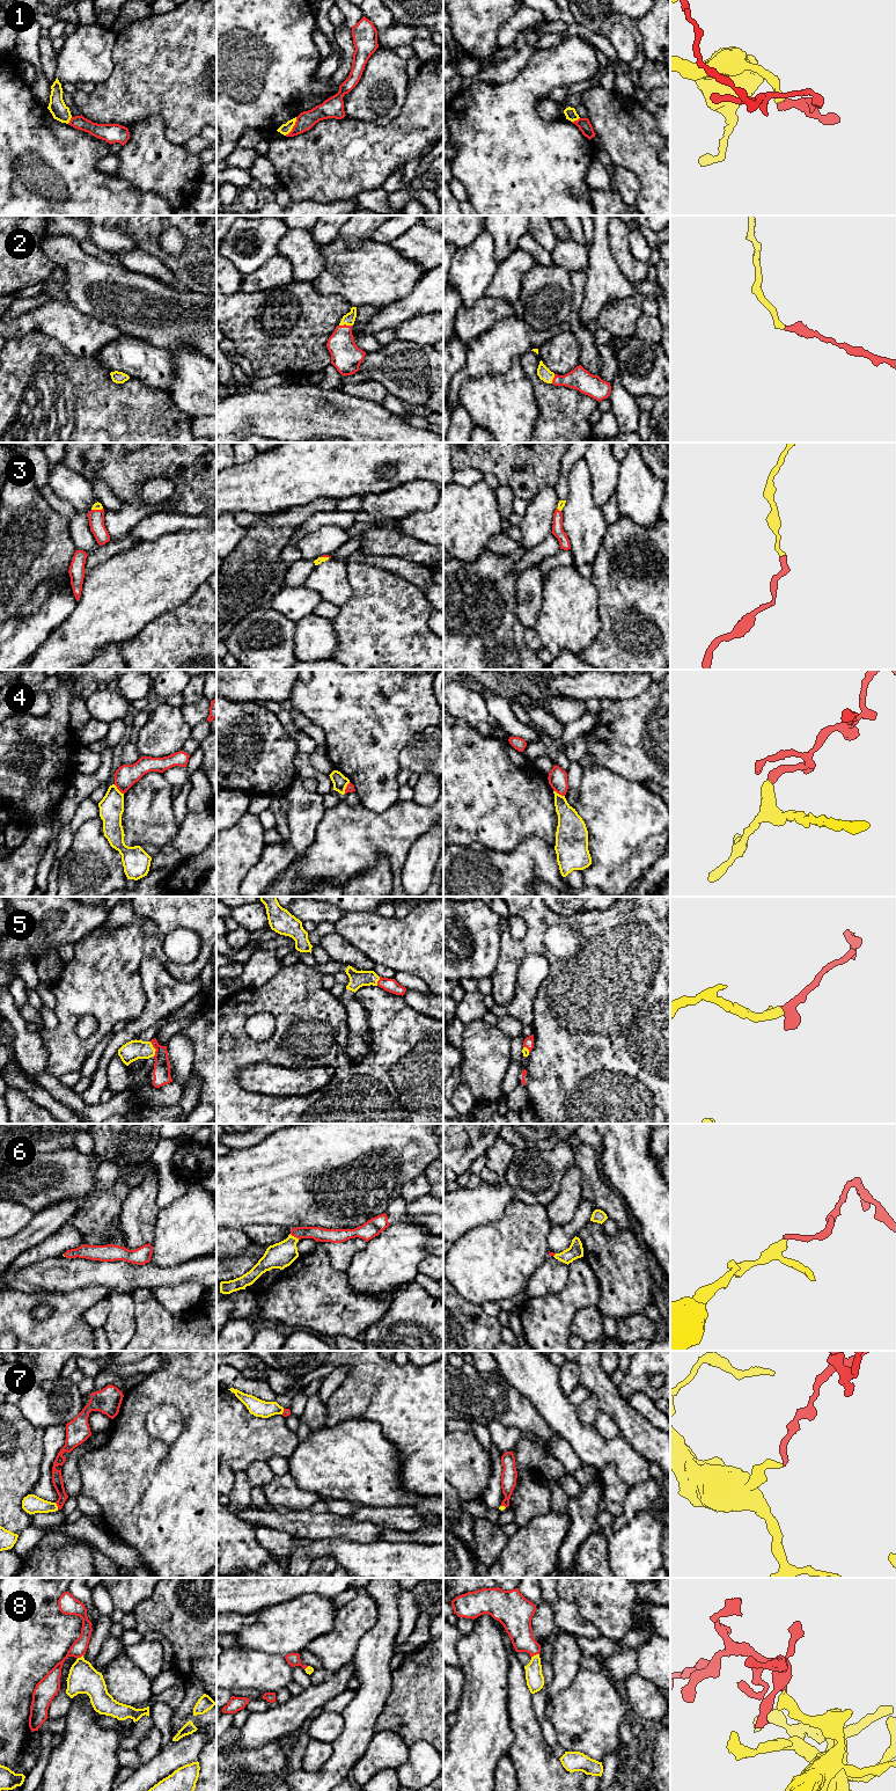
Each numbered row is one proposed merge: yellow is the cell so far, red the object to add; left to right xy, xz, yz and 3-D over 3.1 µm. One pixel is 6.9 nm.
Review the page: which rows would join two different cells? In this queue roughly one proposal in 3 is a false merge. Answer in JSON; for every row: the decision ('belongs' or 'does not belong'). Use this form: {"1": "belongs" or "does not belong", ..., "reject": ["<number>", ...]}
{"1": "does not belong", "2": "belongs", "3": "belongs", "4": "does not belong", "5": "belongs", "6": "belongs", "7": "belongs", "8": "belongs", "reject": ["1", "4"]}

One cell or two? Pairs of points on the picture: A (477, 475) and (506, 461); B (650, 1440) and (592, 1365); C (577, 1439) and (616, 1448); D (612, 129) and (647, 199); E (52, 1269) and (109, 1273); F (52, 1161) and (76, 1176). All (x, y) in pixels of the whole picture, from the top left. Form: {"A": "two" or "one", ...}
{"A": "two", "B": "one", "C": "one", "D": "one", "E": "one", "F": "one"}

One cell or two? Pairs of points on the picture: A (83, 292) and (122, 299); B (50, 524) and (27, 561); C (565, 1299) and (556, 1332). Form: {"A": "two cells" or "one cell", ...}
{"A": "one cell", "B": "one cell", "C": "one cell"}

